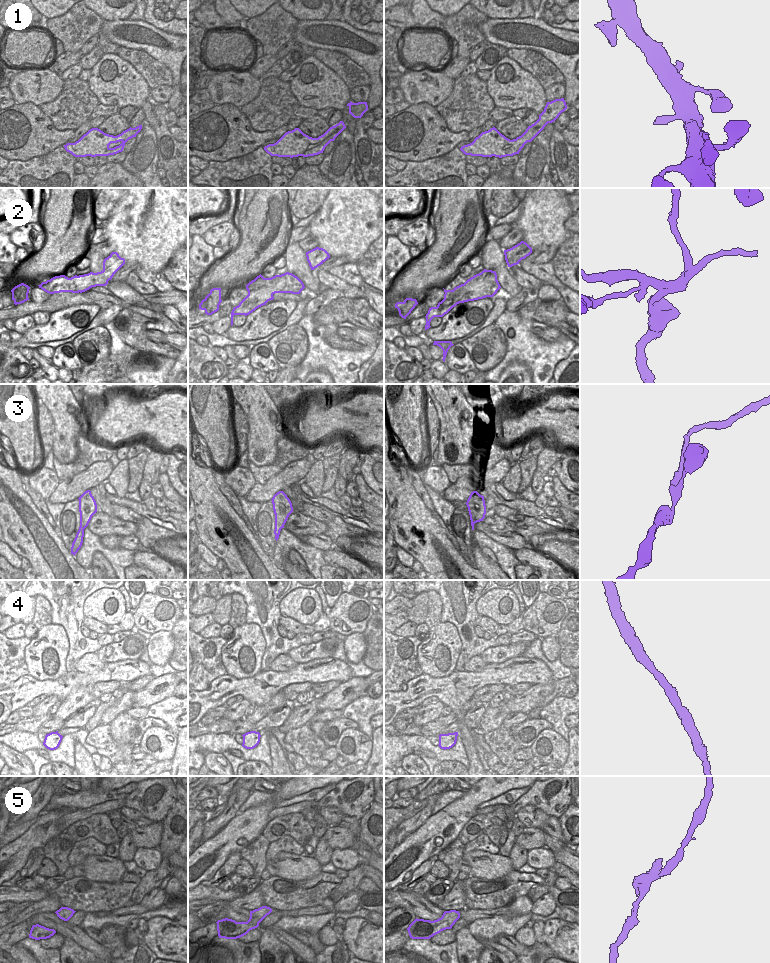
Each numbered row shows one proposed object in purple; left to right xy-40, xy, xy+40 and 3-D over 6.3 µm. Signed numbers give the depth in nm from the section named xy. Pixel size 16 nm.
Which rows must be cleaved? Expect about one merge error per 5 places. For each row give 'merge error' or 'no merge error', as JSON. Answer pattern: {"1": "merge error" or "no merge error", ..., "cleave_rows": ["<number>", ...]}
{"1": "no merge error", "2": "merge error", "3": "no merge error", "4": "no merge error", "5": "no merge error", "cleave_rows": ["2"]}

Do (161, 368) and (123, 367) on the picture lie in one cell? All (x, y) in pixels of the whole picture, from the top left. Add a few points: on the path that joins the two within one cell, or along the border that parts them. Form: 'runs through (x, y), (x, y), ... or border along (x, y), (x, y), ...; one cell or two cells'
border along (156, 354), (153, 368), (135, 368), (132, 371); two cells

